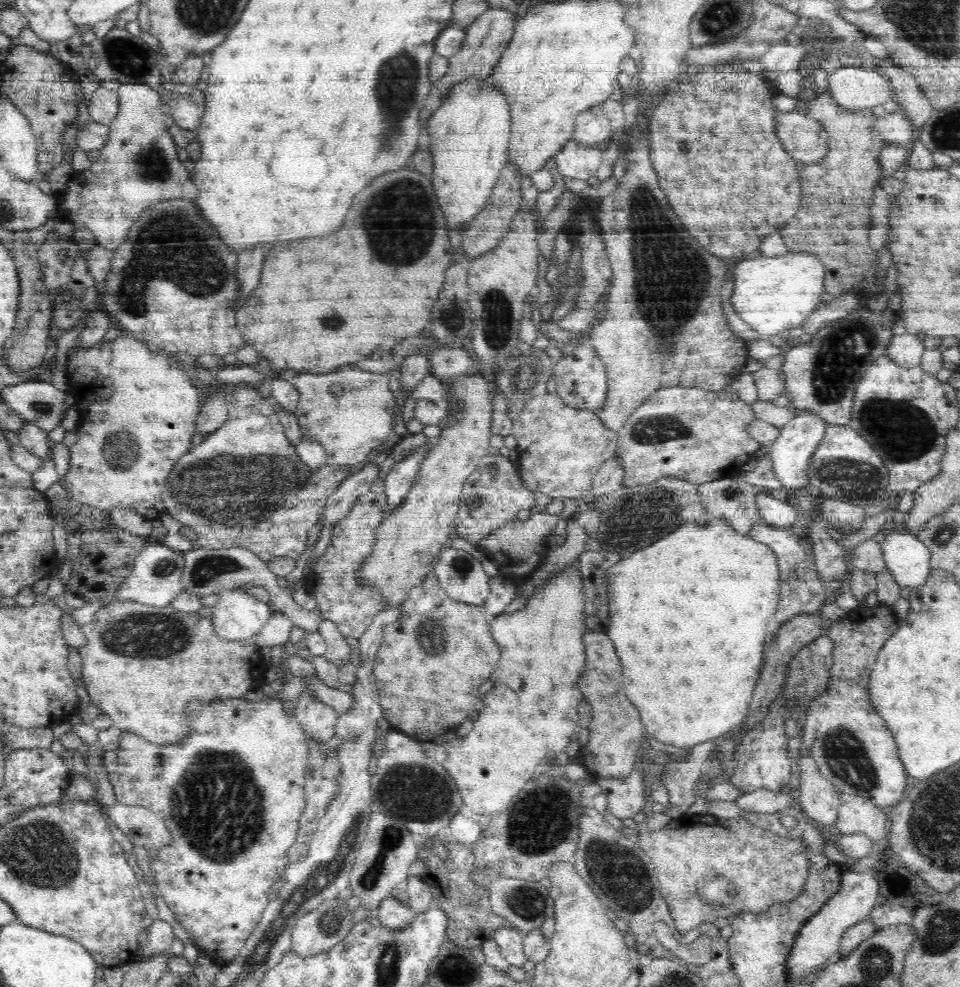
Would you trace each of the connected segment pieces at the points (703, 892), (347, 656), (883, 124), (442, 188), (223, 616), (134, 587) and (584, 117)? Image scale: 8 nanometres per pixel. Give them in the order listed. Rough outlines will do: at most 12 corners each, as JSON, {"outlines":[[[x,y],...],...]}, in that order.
{"outlines":[[[703,809],[641,828],[678,936],[796,898],[801,838]],[[322,619],[317,631],[334,670],[354,658],[336,623]],[[900,110],[877,118],[887,144],[908,148],[916,137]],[[457,82],[423,144],[450,230],[485,206],[511,137],[498,86]],[[244,589],[223,591],[216,634],[254,637],[275,613]],[[150,539],[125,584],[84,608],[82,626],[102,607],[134,601],[164,607],[181,594],[183,553]],[[600,105],[582,112],[571,140],[603,146],[613,126]]]}

